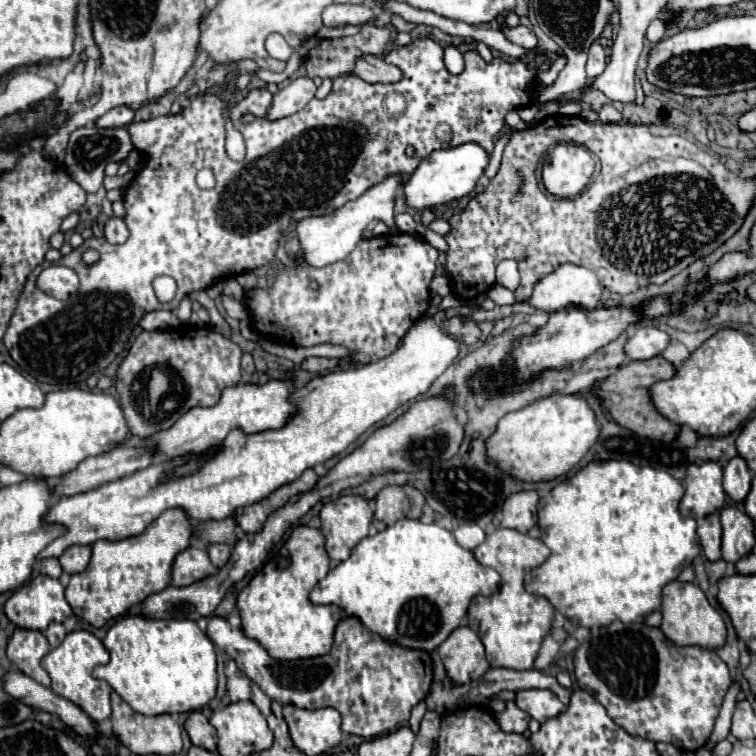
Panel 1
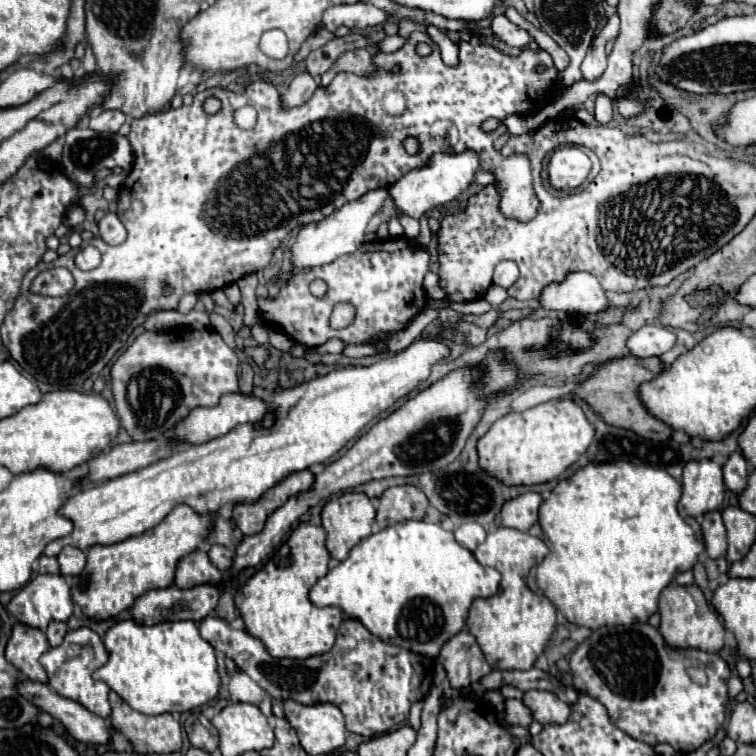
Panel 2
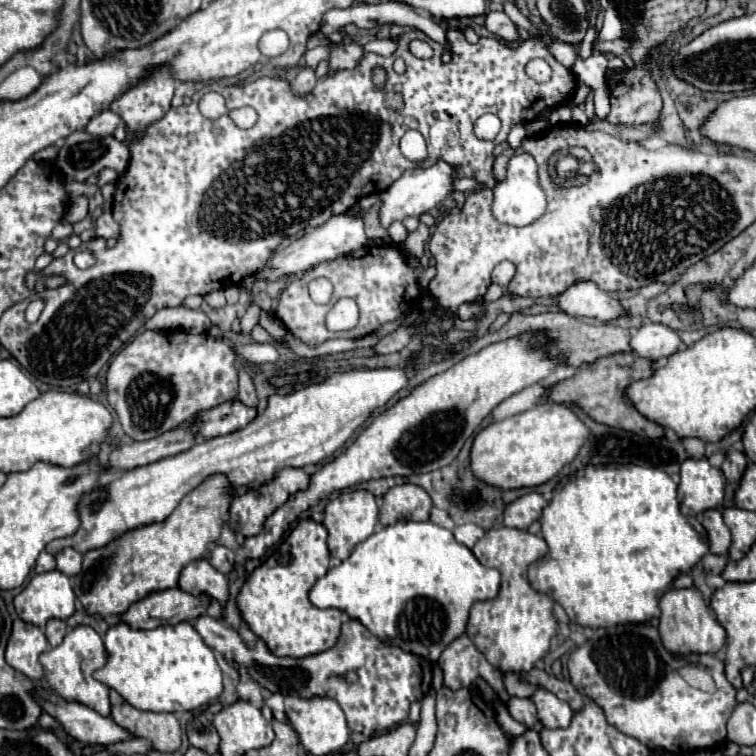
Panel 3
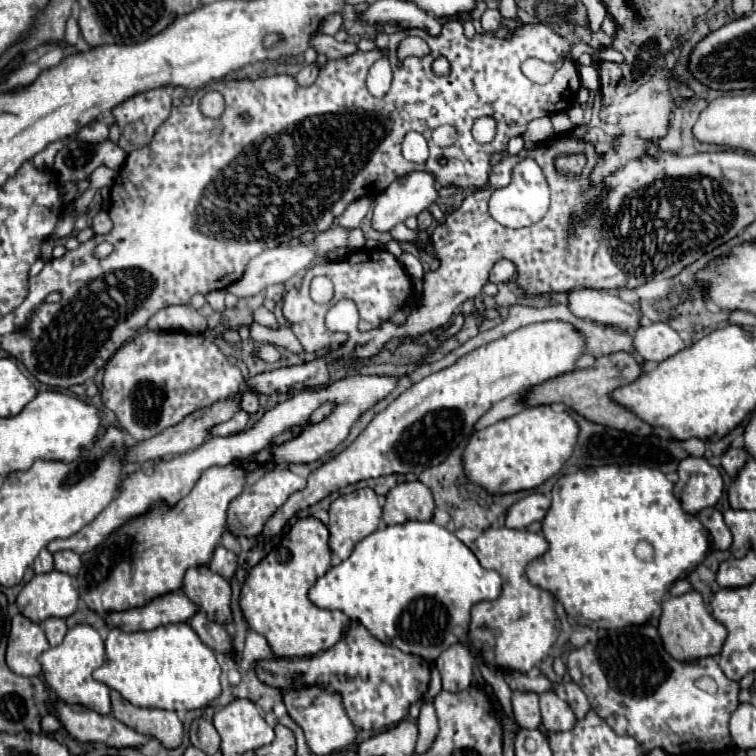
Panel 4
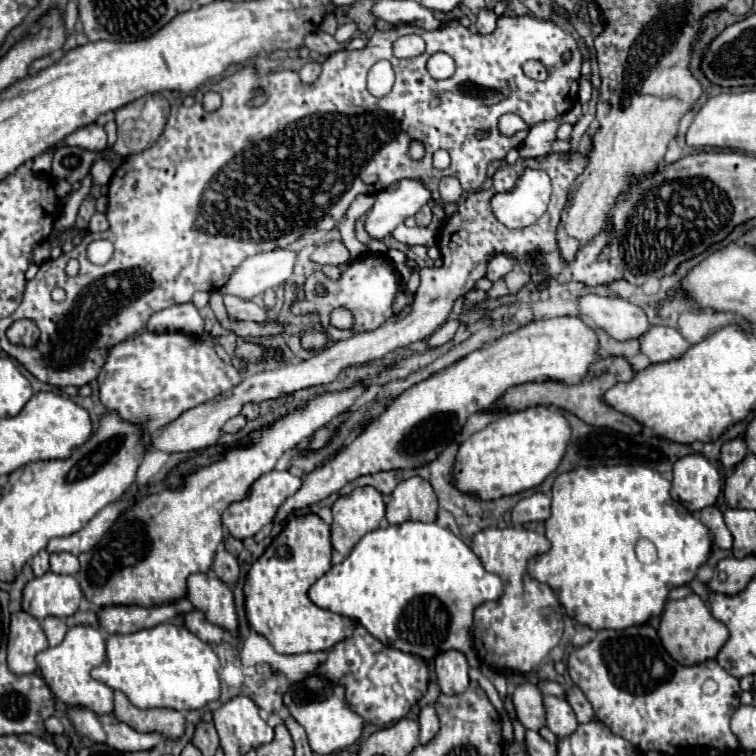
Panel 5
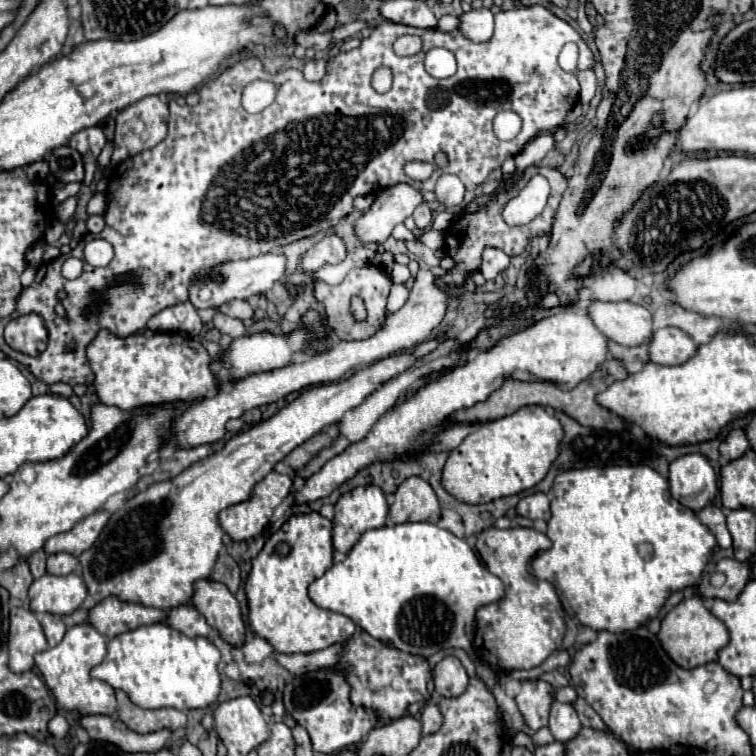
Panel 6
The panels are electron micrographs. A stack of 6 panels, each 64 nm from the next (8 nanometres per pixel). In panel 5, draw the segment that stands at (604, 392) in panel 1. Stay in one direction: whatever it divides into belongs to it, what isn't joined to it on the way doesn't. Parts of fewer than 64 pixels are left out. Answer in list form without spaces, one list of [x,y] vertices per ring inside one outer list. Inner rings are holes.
[[[610,356],[610,358],[600,358],[594,362],[590,374],[576,386],[568,386],[568,384],[560,384],[560,382],[530,382],[530,384],[518,384],[508,388],[498,400],[498,412],[518,412],[530,406],[556,406],[562,410],[568,410],[570,414],[578,416],[582,422],[590,424],[590,426],[604,426],[604,428],[612,428],[616,432],[624,432],[624,434],[638,434],[642,430],[642,426],[632,420],[626,414],[616,412],[614,408],[610,408],[608,404],[604,404],[602,394],[612,388],[616,382],[628,382],[634,376],[628,360],[624,360],[622,356]]]

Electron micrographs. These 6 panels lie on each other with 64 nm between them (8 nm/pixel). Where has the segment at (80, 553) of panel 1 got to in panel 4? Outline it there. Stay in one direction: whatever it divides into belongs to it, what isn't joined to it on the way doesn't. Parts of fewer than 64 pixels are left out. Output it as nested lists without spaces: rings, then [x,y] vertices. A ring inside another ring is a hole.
[[[64,550],[64,552],[56,552],[54,554],[54,570],[58,572],[64,572],[64,574],[70,574],[70,576],[76,576],[78,570],[80,570],[80,556],[70,552],[70,550]]]

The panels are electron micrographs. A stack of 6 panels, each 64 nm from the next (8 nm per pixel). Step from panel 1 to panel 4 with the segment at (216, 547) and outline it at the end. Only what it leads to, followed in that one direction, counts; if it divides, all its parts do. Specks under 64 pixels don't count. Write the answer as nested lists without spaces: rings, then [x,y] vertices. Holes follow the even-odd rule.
[[[218,546],[212,560],[210,560],[210,564],[208,564],[208,568],[212,572],[220,574],[222,578],[230,580],[234,576],[234,572],[236,572],[236,554],[226,550],[224,546]]]

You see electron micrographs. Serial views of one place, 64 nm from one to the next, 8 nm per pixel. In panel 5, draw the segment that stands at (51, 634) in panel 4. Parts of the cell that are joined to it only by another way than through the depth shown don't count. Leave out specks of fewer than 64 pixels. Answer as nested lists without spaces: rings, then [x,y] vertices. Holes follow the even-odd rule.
[[[54,616],[44,618],[44,620],[42,620],[42,628],[44,628],[46,636],[48,636],[50,646],[58,646],[58,644],[62,642],[62,638],[64,638],[66,630],[68,630],[66,622],[64,622],[62,618],[54,618]]]

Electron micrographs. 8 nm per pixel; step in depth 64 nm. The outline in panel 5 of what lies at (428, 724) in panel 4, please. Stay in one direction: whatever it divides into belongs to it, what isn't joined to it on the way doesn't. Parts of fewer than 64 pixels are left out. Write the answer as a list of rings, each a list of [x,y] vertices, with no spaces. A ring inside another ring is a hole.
[[[424,706],[420,710],[418,722],[420,722],[420,744],[426,744],[440,730],[440,720],[438,720],[434,706]]]

